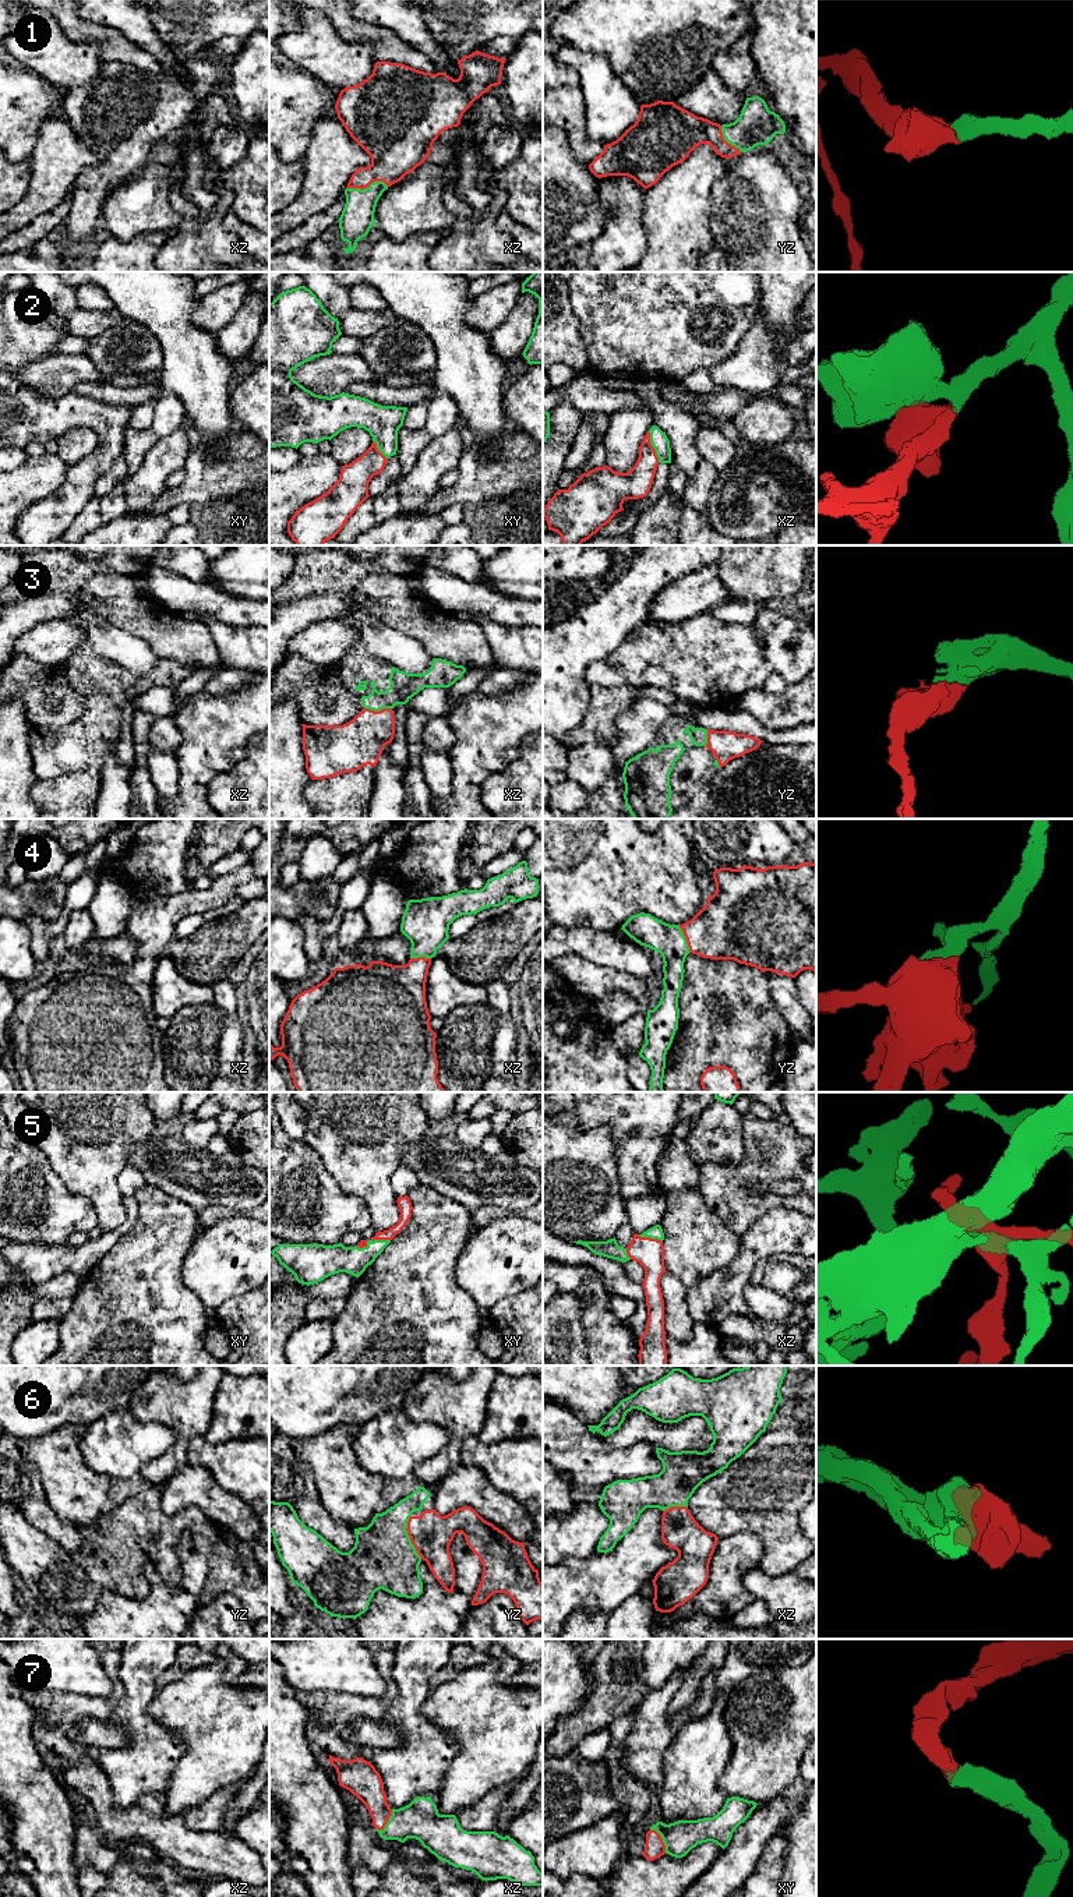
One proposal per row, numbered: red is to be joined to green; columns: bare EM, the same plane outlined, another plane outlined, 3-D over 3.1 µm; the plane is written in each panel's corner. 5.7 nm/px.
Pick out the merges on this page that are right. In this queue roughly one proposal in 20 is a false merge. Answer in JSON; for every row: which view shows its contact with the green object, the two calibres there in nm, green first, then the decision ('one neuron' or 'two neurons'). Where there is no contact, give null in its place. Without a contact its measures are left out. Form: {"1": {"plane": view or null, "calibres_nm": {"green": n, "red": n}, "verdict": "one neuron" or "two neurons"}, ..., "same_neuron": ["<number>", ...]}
{"1": {"plane": "xz", "calibres_nm": {"green": 190, "red": 280}, "verdict": "one neuron"}, "2": {"plane": "xz", "calibres_nm": {"green": 100, "red": 170}, "verdict": "one neuron"}, "3": {"plane": "xz", "calibres_nm": {"green": 160, "red": 280}, "verdict": "one neuron"}, "4": {"plane": "yz", "calibres_nm": {"green": 180, "red": 360}, "verdict": "one neuron"}, "5": {"plane": "xz", "calibres_nm": {"green": 80, "red": 170}, "verdict": "one neuron"}, "6": {"plane": "yz", "calibres_nm": {"green": 360, "red": 240}, "verdict": "one neuron"}, "7": {"plane": "xz", "calibres_nm": {"green": 220, "red": 180}, "verdict": "one neuron"}, "same_neuron": ["1", "2", "3", "4", "5", "6", "7"]}

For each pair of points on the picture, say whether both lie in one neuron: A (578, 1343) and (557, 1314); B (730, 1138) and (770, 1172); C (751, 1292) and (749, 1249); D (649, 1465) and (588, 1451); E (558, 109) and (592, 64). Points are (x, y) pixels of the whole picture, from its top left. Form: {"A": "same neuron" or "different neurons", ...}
{"A": "same neuron", "B": "different neurons", "C": "different neurons", "D": "same neuron", "E": "different neurons"}

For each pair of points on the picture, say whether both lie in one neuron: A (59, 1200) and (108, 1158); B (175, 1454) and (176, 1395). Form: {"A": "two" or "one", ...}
{"A": "two", "B": "one"}

